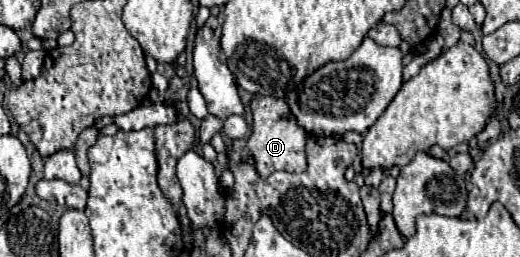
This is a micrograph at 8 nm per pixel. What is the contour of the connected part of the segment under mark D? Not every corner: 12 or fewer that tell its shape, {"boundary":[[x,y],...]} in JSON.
{"boundary":[[255,95],[245,151],[259,177],[307,167],[305,137],[283,99]]}

